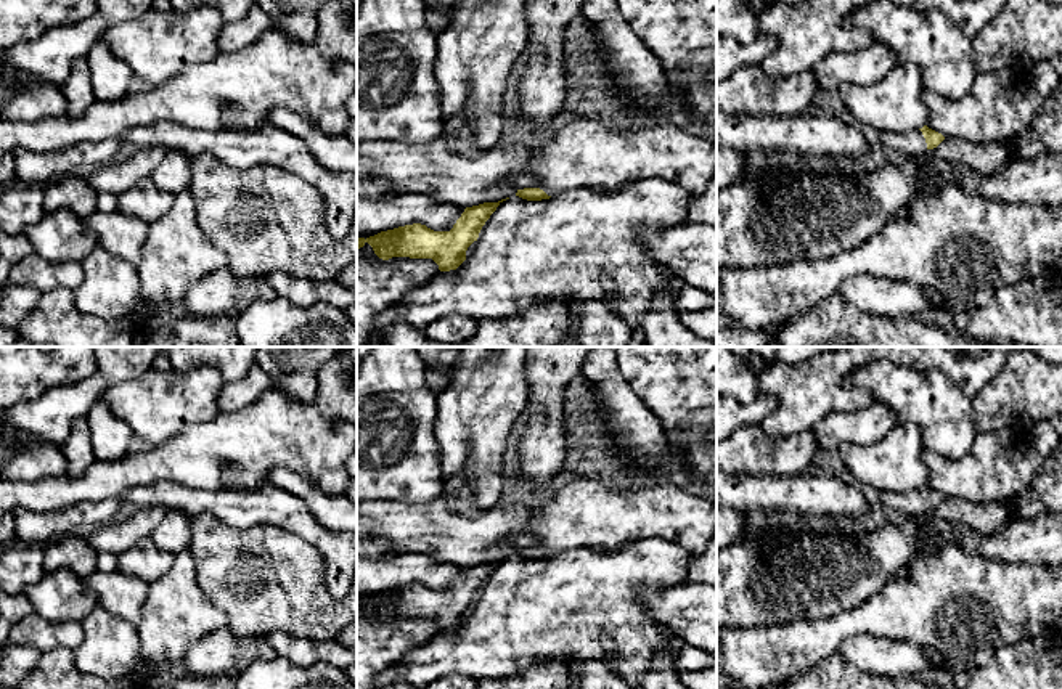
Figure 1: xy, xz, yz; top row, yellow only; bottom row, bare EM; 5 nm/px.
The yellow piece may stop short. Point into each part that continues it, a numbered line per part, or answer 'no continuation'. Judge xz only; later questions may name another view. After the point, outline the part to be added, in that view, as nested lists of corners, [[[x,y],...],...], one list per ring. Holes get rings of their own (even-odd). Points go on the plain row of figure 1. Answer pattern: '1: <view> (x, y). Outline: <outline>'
1: xz (522, 540). Outline: [[[519,533],[508,538],[517,549],[537,546],[537,540],[530,533]]]

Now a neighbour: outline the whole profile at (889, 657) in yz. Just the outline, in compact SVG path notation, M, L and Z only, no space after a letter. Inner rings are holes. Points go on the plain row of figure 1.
M871 634L847 638L839 654L861 671L890 678L935 670L917 646Z

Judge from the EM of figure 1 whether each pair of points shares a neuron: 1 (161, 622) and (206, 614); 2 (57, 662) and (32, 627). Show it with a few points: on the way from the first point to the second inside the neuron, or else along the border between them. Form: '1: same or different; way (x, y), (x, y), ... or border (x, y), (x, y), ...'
1: same; way (172, 619), (177, 614), (195, 614)
2: different; border (73, 649), (53, 648), (42, 654)

